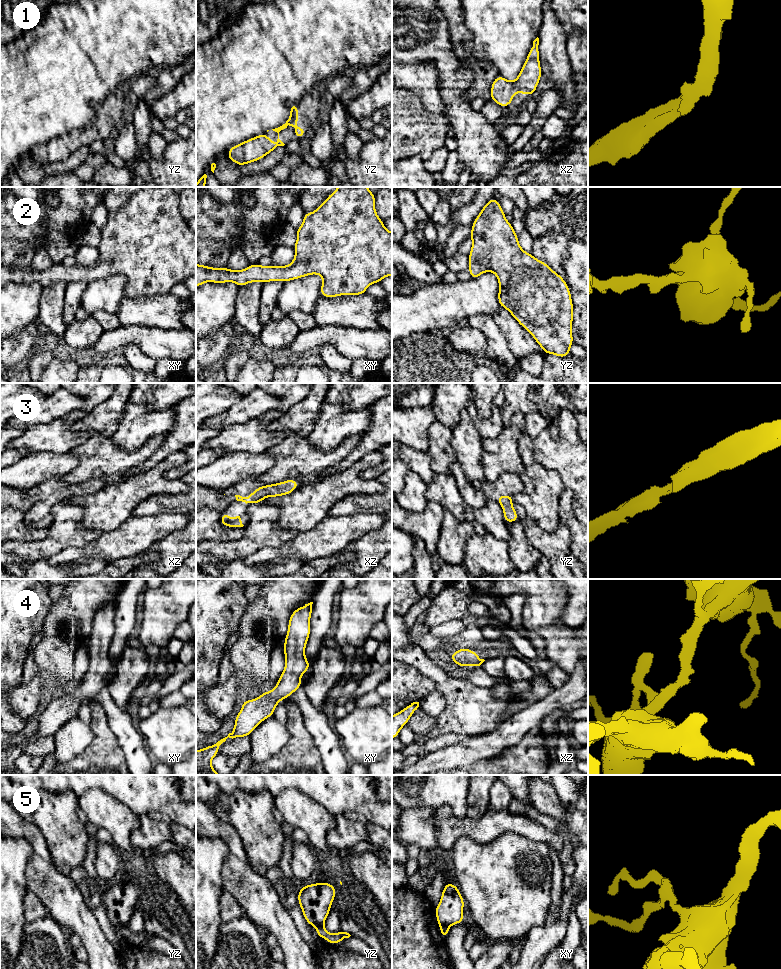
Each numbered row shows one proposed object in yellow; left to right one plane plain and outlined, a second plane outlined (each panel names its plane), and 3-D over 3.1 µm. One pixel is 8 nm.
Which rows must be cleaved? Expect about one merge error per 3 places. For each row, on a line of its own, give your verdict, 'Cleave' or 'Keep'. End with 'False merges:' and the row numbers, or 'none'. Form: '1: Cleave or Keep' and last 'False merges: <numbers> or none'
1: Keep
2: Keep
3: Keep
4: Keep
5: Cleave
False merges: 5

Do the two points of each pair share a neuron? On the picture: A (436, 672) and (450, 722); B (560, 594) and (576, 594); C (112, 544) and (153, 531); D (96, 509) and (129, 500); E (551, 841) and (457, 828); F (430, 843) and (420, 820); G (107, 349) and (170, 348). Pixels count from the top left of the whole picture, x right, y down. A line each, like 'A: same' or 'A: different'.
A: same
B: different
C: same
D: same
E: same
F: same
G: same

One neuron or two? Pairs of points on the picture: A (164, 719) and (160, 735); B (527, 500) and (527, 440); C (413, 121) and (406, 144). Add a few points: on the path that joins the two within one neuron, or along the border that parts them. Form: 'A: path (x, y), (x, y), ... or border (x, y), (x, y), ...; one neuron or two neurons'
A: path (164, 723), (164, 731); one neuron
B: path (538, 487), (538, 473), (531, 465), (527, 455); one neuron
C: path (408, 127), (408, 138); one neuron

